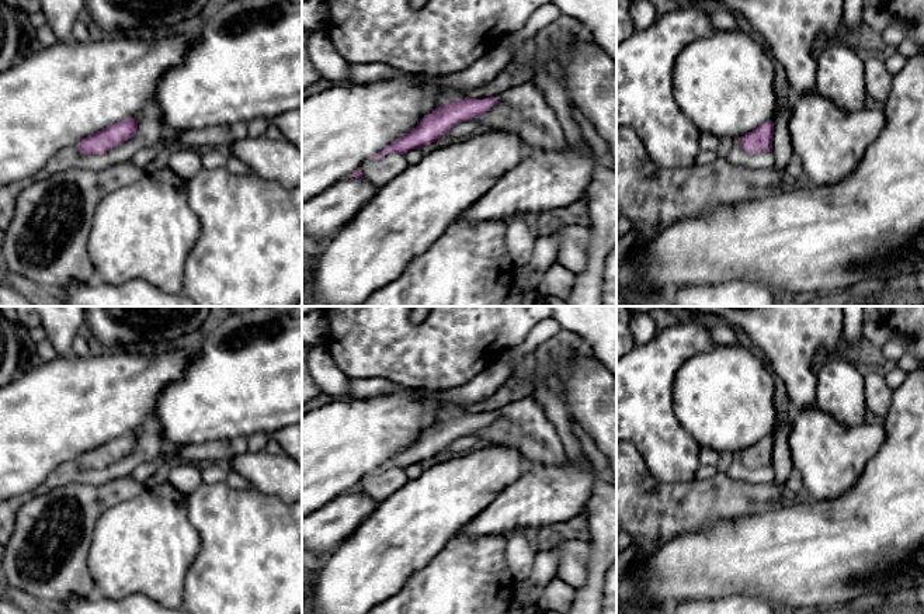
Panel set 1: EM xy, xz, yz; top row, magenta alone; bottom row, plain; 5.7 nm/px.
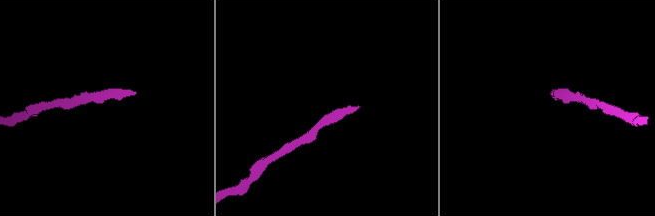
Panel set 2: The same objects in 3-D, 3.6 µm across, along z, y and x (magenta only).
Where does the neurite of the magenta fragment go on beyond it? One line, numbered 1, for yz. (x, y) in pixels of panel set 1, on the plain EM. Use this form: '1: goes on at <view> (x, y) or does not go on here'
1: does not go on here

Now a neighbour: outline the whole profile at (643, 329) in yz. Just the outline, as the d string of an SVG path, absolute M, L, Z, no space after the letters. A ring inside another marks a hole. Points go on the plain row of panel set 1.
M636 313L631 320L631 332L636 346L649 343L656 337L657 327L650 313Z

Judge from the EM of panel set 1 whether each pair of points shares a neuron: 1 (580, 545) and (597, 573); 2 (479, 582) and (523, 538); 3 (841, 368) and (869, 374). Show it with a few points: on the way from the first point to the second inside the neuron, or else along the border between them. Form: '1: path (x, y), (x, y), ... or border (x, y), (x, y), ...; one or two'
1: border (582, 533), (590, 555), (587, 578), (577, 589); two
2: border (506, 537), (506, 564), (517, 582); two
3: border (864, 368), (864, 402), (867, 405); two

